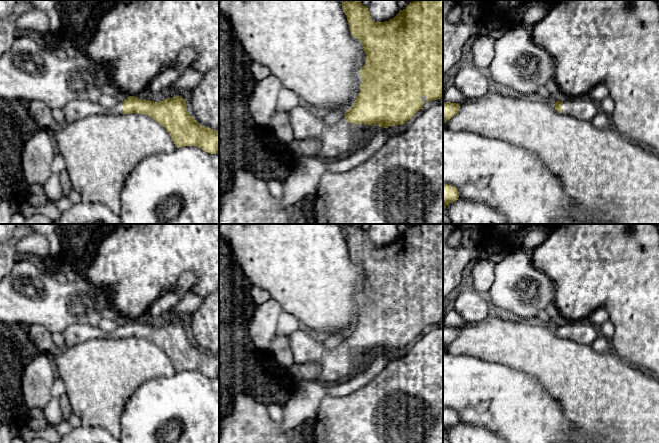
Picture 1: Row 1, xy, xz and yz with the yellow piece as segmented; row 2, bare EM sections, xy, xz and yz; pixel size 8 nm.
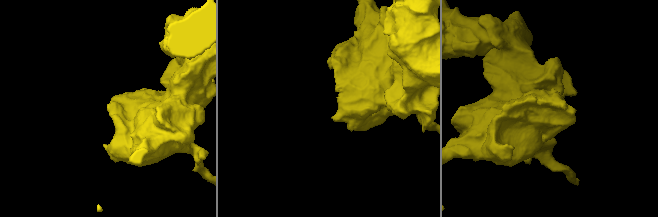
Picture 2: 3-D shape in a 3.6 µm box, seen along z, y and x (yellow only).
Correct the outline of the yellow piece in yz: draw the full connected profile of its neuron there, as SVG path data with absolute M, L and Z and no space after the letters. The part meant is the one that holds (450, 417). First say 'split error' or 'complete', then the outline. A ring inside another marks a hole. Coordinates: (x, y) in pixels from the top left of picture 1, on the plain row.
complete; M443 408L443 432L459 422L458 413L455 410Z

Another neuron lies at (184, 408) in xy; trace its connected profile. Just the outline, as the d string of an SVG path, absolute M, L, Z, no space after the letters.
M197 370L179 371L170 377L159 377L143 383L127 400L121 415L120 443L219 443L219 378L207 377Z

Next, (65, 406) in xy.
M63 394L59 398L59 402L60 402L60 407L61 407L62 415L64 417L64 419L68 420L69 417L72 415L72 413L71 413L71 405L69 403L68 397L65 394Z

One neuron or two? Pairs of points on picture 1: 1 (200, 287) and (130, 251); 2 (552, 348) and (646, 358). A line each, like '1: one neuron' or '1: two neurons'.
1: one neuron
2: two neurons

